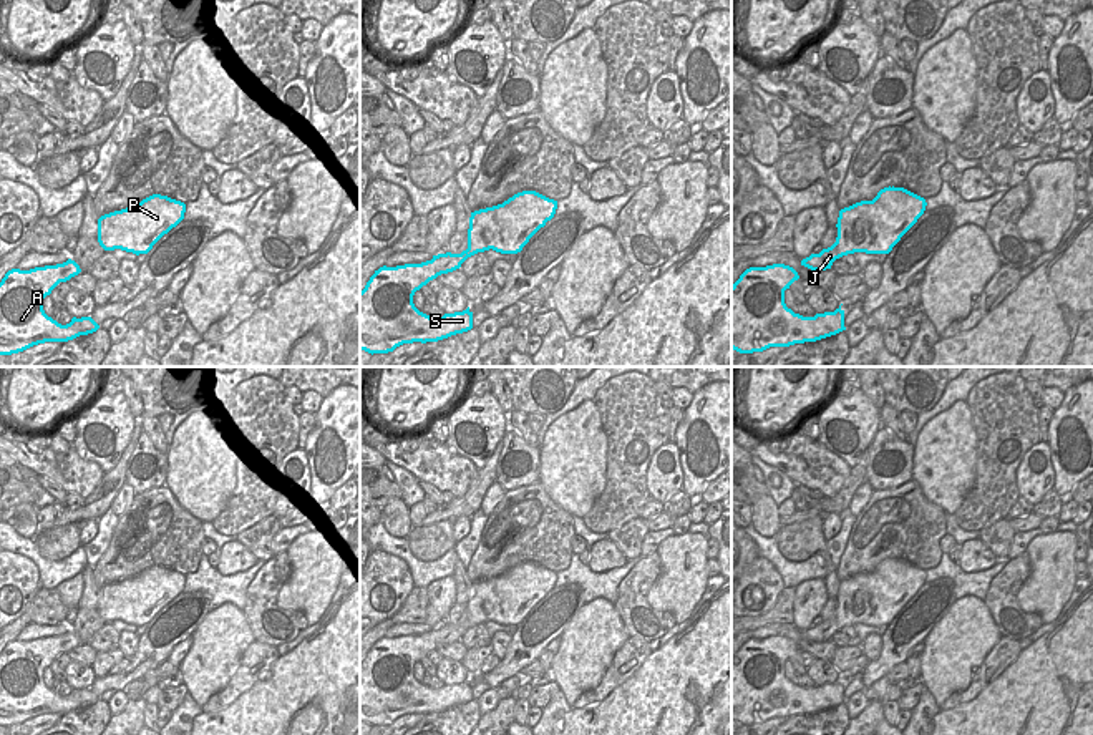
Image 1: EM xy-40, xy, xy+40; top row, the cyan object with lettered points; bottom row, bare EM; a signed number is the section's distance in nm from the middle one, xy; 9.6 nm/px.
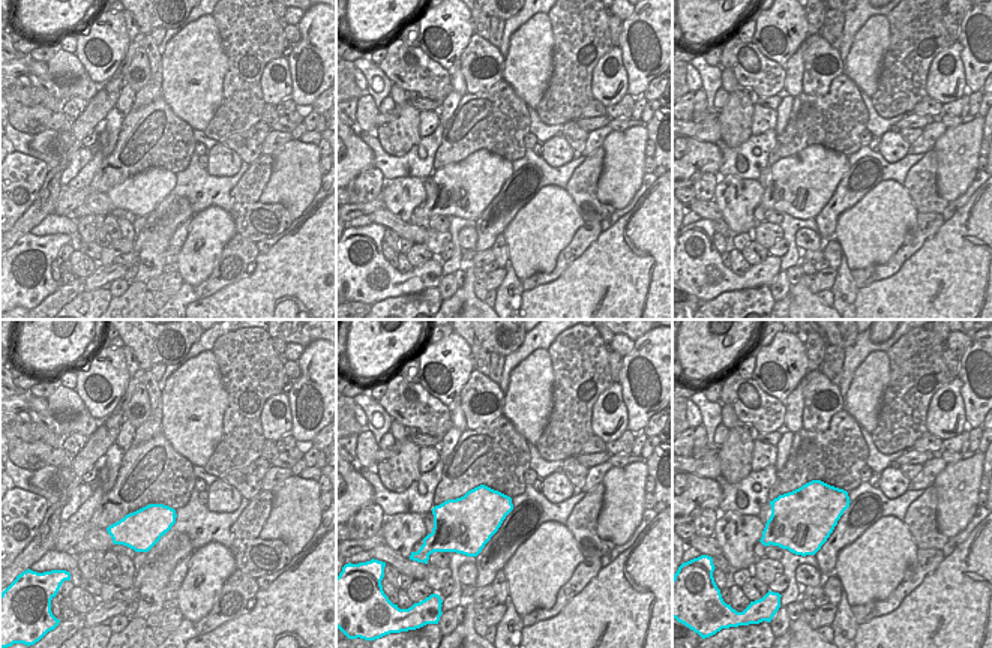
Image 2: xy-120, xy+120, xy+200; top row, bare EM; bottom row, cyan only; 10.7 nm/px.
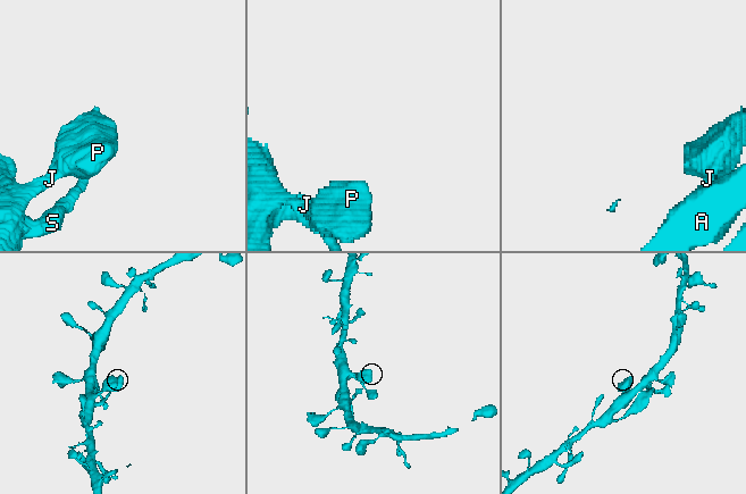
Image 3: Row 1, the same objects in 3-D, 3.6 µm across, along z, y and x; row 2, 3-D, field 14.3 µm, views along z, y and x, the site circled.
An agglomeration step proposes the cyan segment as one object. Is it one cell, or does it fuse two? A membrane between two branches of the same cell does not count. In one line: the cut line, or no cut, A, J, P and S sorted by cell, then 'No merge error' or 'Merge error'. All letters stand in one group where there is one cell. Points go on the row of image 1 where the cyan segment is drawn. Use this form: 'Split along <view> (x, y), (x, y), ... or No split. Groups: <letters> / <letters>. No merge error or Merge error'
No split. Groups: A J P S. No merge error

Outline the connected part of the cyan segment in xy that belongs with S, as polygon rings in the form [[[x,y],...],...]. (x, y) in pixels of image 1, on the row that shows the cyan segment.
[[[522,191],[503,204],[471,212],[468,249],[438,254],[421,264],[380,267],[360,292],[360,350],[388,353],[403,343],[438,342],[473,329],[473,312],[433,319],[420,312],[413,295],[430,280],[453,272],[484,251],[517,254],[556,214],[557,201]]]

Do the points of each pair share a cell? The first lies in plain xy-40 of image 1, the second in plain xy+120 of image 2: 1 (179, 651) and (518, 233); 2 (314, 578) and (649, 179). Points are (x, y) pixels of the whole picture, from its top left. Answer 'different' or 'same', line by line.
1: different
2: different

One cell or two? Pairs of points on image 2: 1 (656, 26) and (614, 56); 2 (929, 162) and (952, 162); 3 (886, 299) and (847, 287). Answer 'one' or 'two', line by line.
1: two
2: two
3: two

